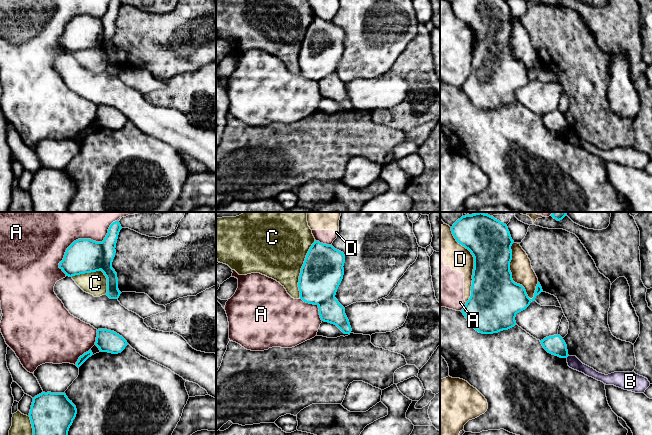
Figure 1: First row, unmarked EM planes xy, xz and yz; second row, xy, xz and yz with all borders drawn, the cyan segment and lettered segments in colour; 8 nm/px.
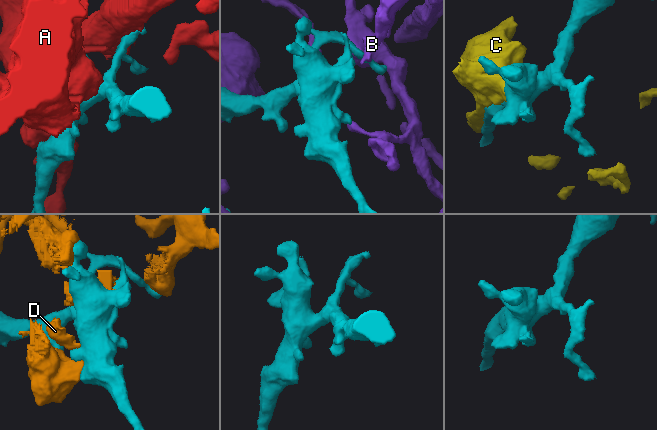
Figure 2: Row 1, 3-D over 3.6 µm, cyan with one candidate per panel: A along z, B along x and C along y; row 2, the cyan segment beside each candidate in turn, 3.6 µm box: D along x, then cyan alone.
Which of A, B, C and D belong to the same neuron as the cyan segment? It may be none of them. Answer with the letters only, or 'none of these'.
none of these

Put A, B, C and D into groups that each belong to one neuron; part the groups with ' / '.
A D / B / C

